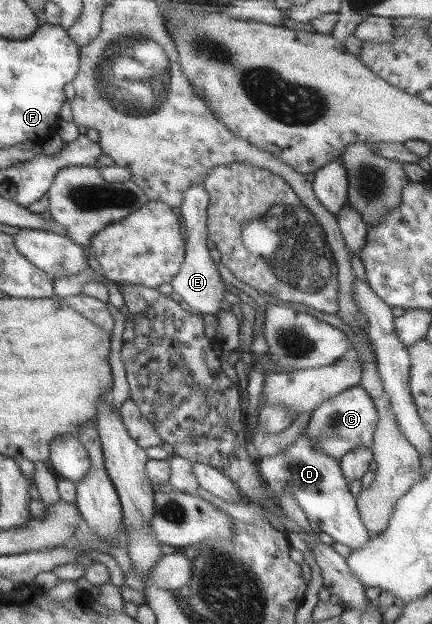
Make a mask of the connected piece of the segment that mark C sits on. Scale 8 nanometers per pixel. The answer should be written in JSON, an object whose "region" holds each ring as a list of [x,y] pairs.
{"region":[[[358,385],[321,402],[321,405],[313,410],[303,431],[307,433],[311,443],[315,443],[317,451],[341,459],[351,449],[371,448],[373,429],[375,429],[377,420],[378,415],[371,398]]]}

